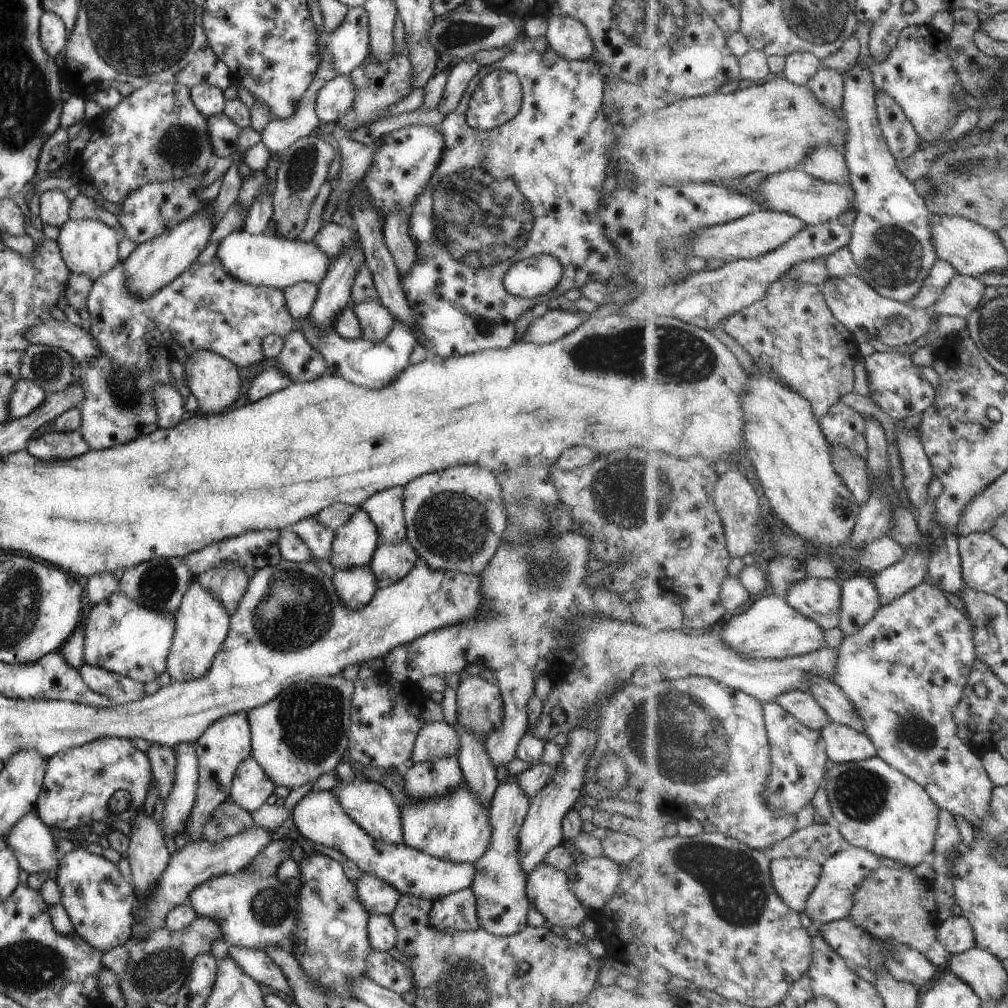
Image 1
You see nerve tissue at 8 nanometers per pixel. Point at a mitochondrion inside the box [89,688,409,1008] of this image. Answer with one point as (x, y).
(161, 967)

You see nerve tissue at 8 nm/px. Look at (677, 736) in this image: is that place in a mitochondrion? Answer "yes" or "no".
yes

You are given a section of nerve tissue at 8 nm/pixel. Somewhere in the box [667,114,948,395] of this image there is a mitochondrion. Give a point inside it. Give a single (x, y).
(894, 262)

